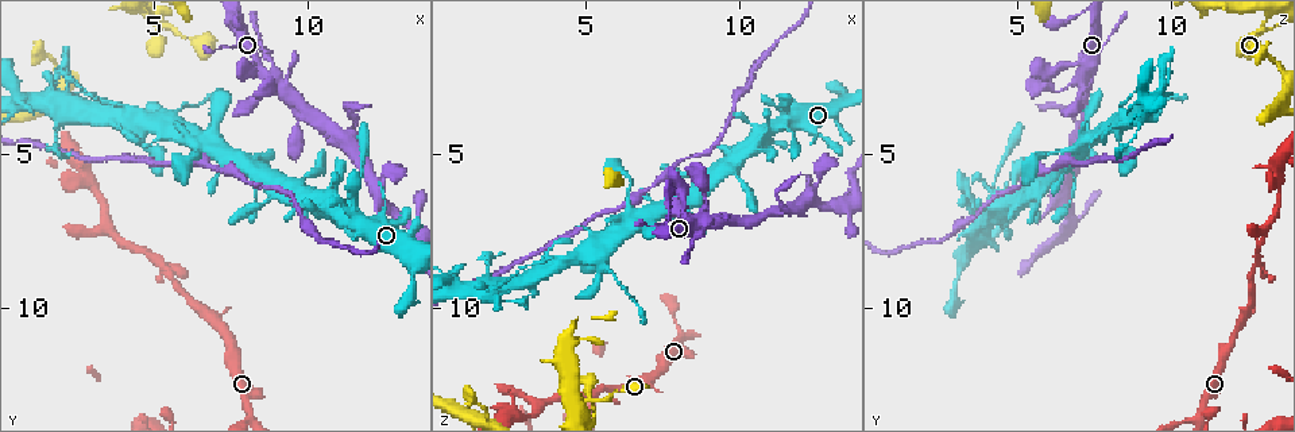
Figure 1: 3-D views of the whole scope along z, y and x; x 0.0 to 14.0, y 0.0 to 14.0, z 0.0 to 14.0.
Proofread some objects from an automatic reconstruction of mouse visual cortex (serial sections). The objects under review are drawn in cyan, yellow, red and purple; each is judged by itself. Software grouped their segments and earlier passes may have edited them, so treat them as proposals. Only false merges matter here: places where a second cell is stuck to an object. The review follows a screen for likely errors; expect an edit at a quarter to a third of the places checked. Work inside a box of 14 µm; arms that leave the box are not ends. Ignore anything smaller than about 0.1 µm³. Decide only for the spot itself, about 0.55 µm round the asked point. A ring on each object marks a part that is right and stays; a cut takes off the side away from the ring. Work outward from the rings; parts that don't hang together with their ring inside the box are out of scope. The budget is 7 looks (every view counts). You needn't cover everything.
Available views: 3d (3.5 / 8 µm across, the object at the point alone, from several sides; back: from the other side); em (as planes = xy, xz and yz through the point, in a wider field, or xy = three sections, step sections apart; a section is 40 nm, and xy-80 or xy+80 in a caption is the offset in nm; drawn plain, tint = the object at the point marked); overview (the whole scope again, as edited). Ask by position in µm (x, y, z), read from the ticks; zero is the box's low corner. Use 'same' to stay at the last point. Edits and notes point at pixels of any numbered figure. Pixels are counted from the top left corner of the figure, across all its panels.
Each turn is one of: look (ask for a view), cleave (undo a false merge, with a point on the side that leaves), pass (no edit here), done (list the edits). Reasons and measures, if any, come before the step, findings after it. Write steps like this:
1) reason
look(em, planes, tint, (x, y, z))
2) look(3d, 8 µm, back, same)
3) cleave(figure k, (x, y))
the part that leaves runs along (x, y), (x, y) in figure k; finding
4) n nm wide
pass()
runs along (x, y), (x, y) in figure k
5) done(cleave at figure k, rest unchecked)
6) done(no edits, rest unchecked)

four or more arms meet
look(3d, 3.5 µm, back, (13.4, 8.4, 3.4))

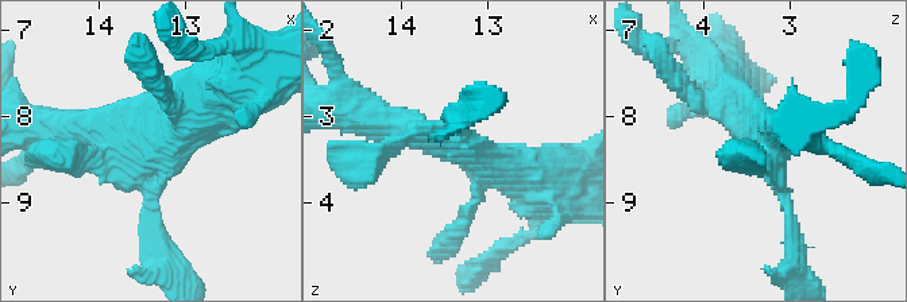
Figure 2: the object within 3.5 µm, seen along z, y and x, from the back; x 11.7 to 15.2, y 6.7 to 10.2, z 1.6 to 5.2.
pass()
runs along (224, 86), (141, 169), (154, 231) in figure 2; continuous, no second cell

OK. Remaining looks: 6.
arms part here
look(3d, 3.5 µm, (6.6, 4.8, 6.9))

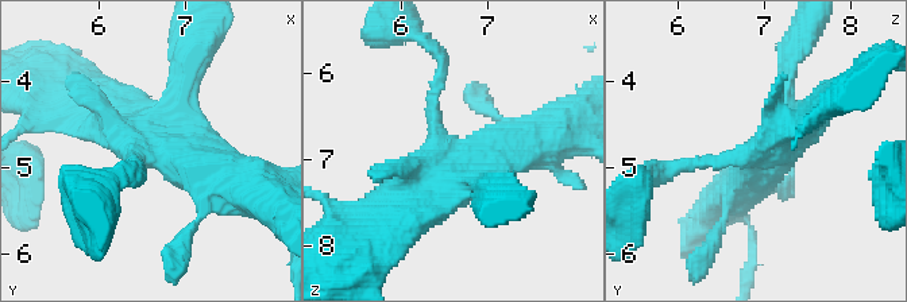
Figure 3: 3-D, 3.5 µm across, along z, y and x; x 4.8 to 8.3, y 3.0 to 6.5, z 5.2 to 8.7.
pass()
runs along (242, 186), (122, 115), (97, 115) in figure 3; all the same cell

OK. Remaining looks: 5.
arms part here
look(3d, 3.5 µm, (1.7, 3.4, 9.4))

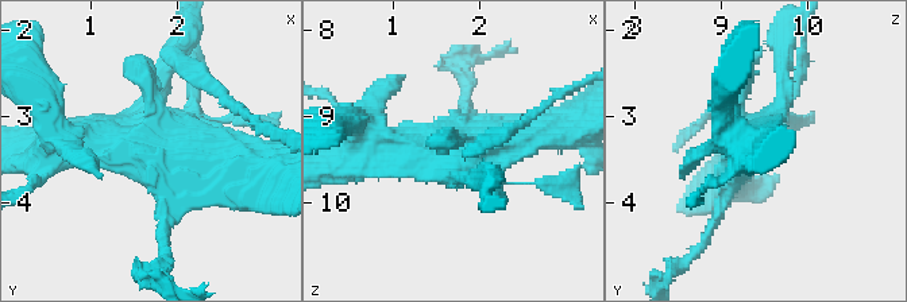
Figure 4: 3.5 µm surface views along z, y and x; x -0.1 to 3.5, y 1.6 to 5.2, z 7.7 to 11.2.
shape alone is not enough
look(em, planes, tint, same)

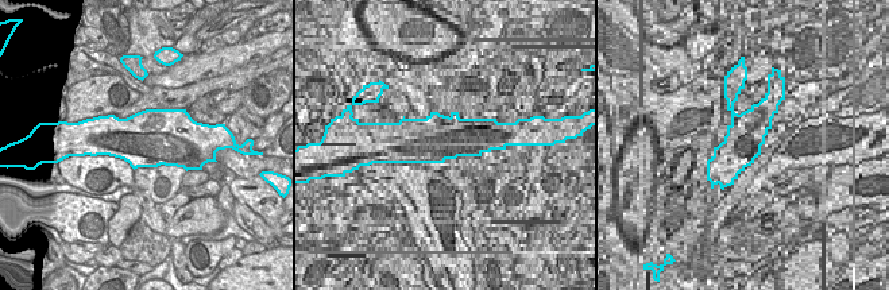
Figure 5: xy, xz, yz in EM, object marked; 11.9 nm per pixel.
pass()
runs along (234, 170), (118, 140), (60, 144) in figure 4; one cell here

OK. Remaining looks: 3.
done(no edits, rest unchecked)

